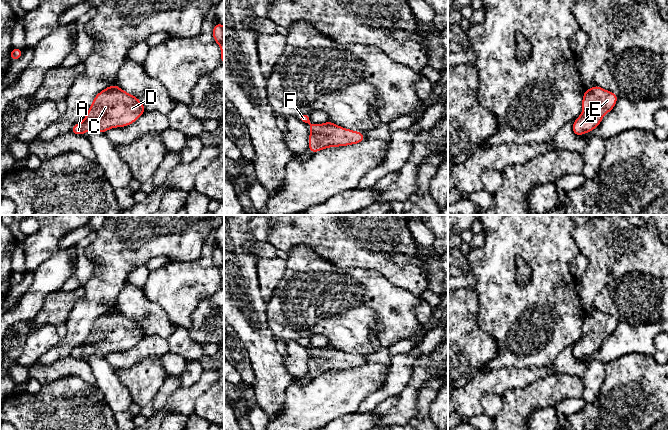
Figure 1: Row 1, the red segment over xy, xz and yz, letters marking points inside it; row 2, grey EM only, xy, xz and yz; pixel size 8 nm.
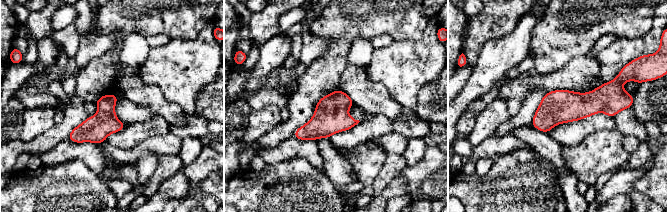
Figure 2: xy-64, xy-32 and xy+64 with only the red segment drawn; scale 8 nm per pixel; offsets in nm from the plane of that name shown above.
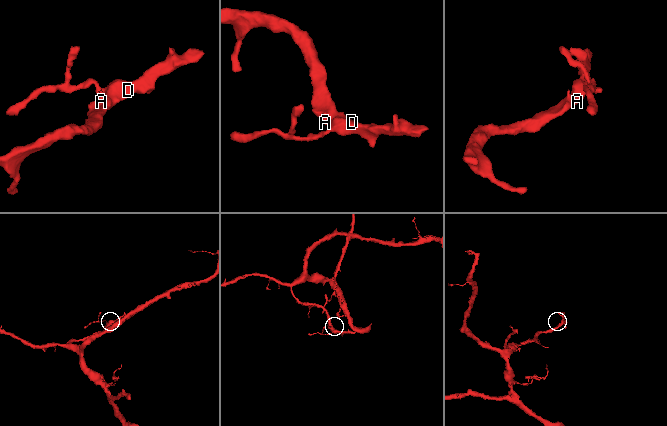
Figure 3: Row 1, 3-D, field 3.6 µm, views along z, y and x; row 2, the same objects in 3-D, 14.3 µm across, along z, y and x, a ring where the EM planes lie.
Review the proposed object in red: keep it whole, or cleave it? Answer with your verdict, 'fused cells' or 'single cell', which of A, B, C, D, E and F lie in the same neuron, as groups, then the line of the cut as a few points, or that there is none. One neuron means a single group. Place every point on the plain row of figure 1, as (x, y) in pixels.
single cell; groups A B C D E F; cut none

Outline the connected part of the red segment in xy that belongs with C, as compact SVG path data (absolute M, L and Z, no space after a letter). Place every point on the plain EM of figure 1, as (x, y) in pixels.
M114 308L96 319L84 344L75 348L71 356L76 359L87 355L105 357L110 352L132 348L144 336L146 333L137 321Z

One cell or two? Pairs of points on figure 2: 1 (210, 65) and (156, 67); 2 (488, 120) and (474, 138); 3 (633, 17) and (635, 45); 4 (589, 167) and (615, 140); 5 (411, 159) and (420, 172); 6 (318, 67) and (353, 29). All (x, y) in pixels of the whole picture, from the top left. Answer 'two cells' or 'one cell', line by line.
1: one cell
2: one cell
3: two cells
4: one cell
5: two cells
6: one cell

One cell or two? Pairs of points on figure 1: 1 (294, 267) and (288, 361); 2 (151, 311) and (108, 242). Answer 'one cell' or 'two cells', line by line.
1: two cells
2: two cells

